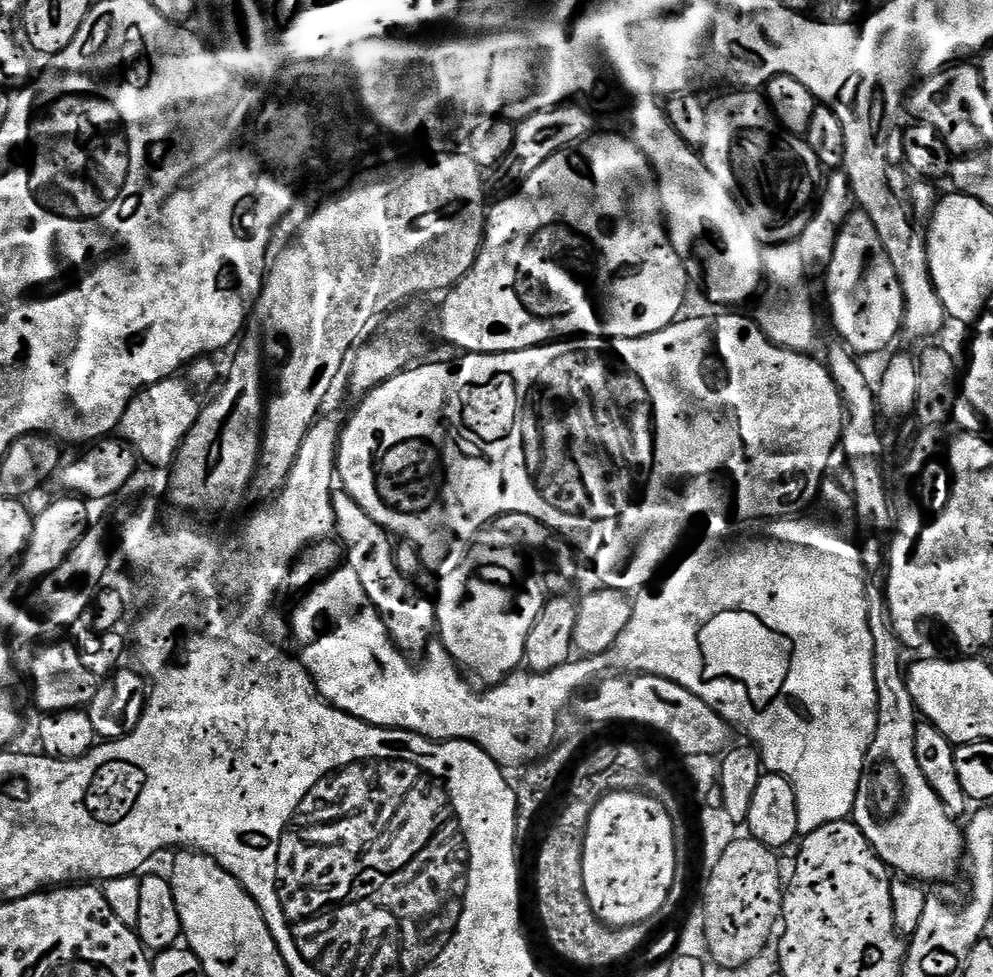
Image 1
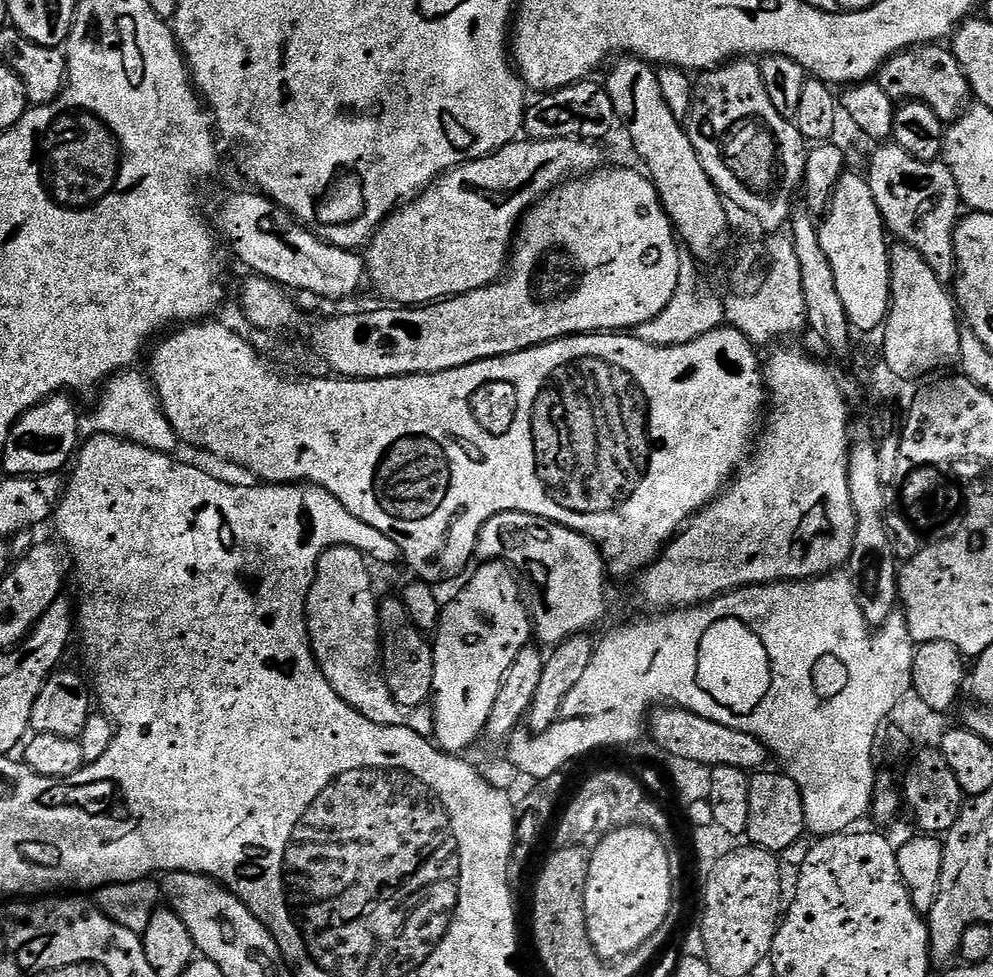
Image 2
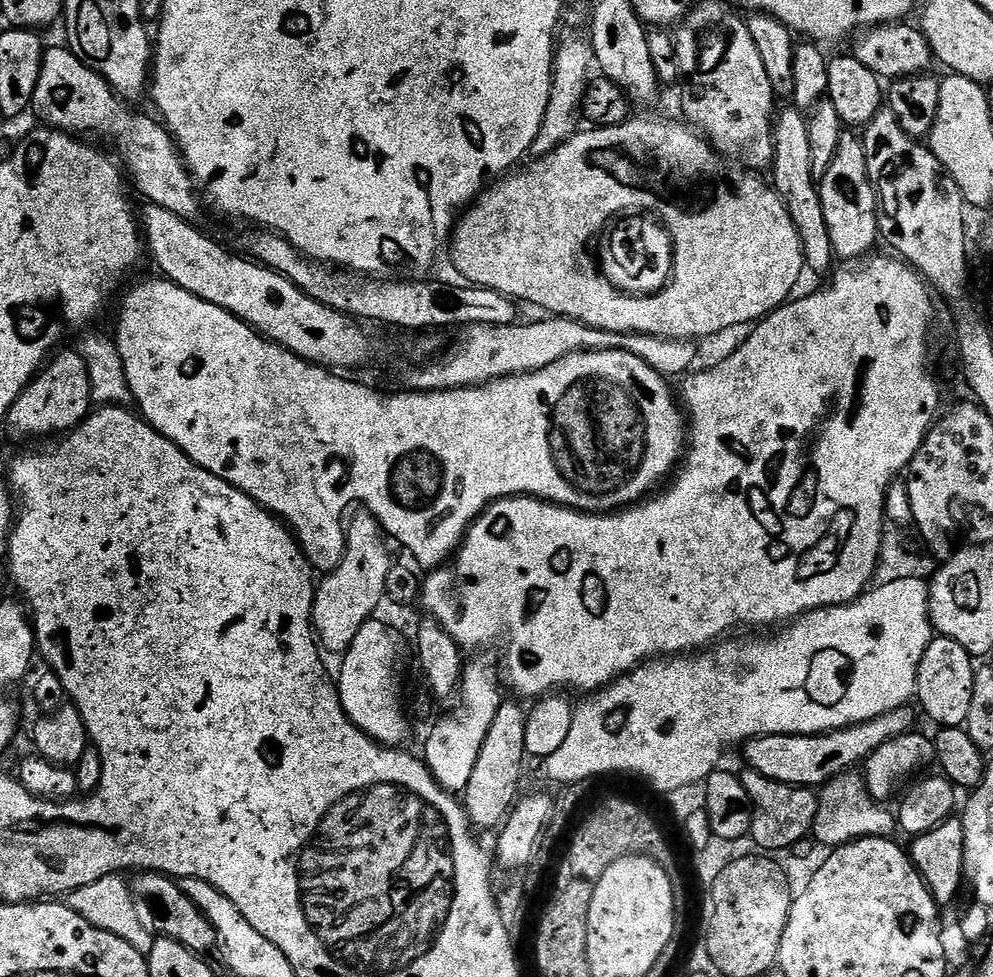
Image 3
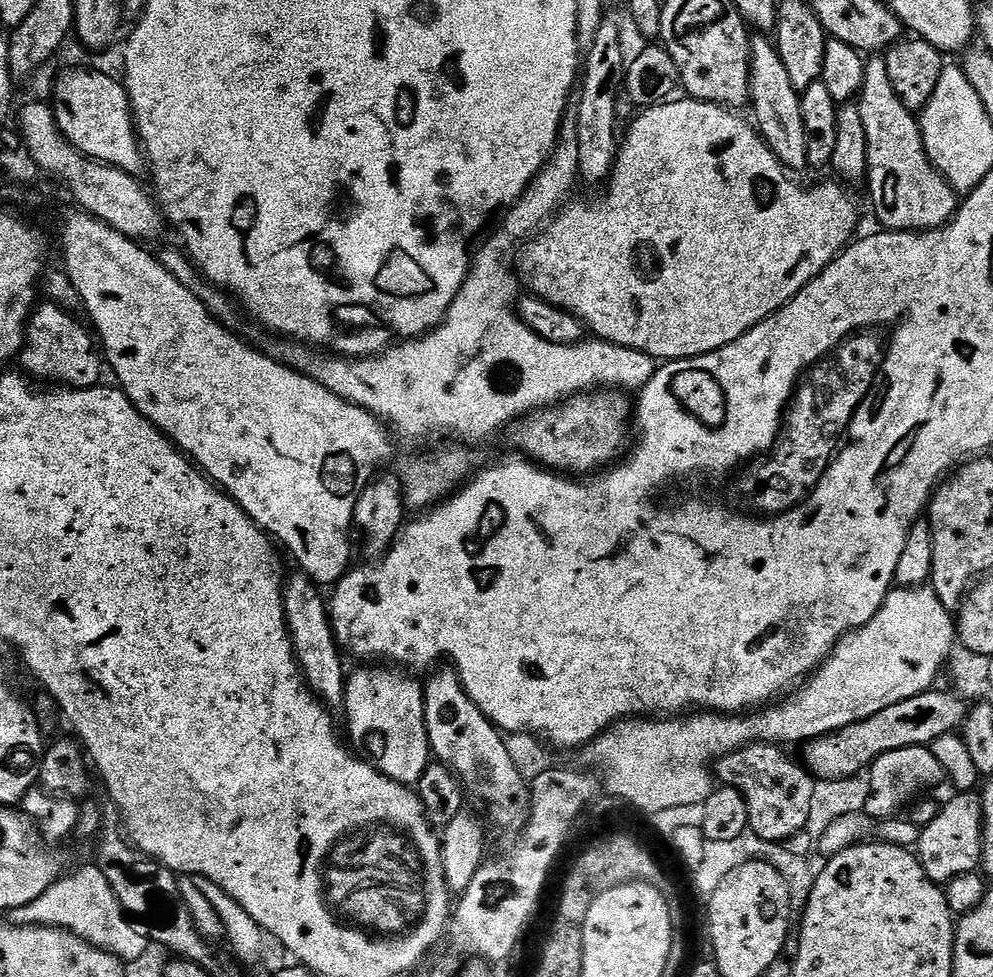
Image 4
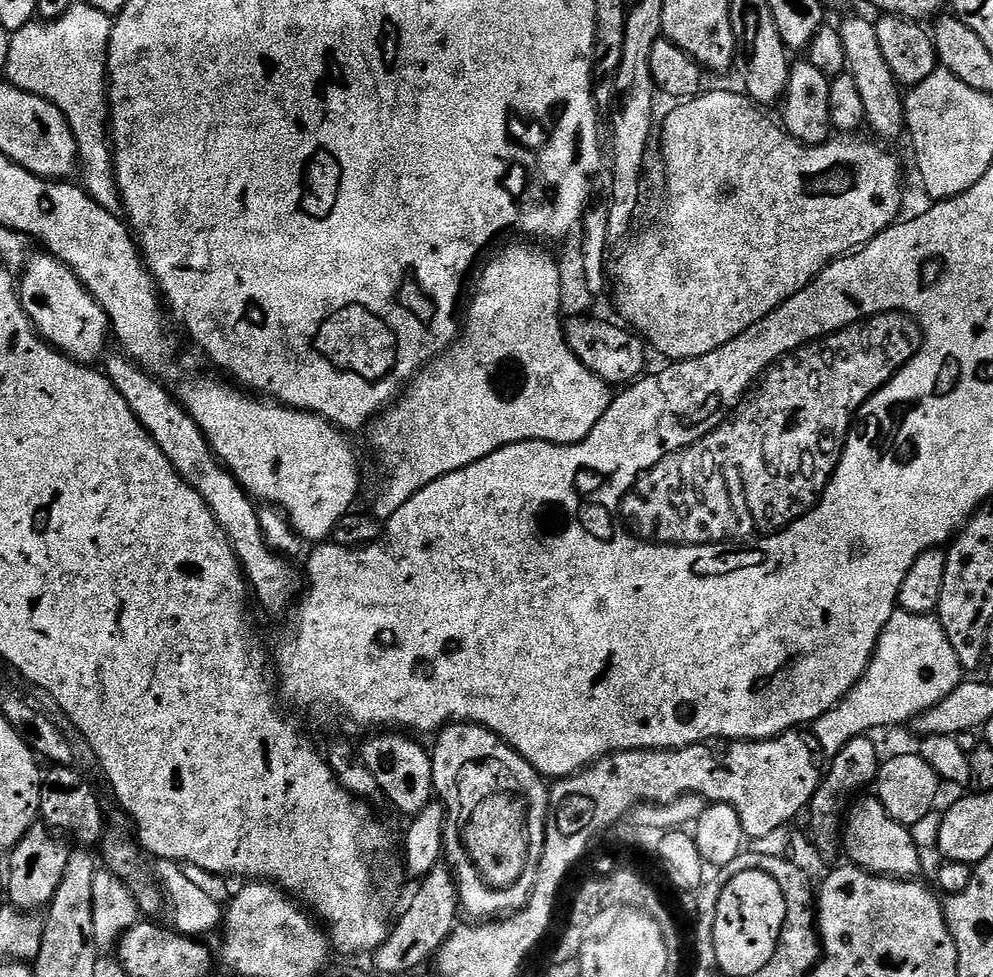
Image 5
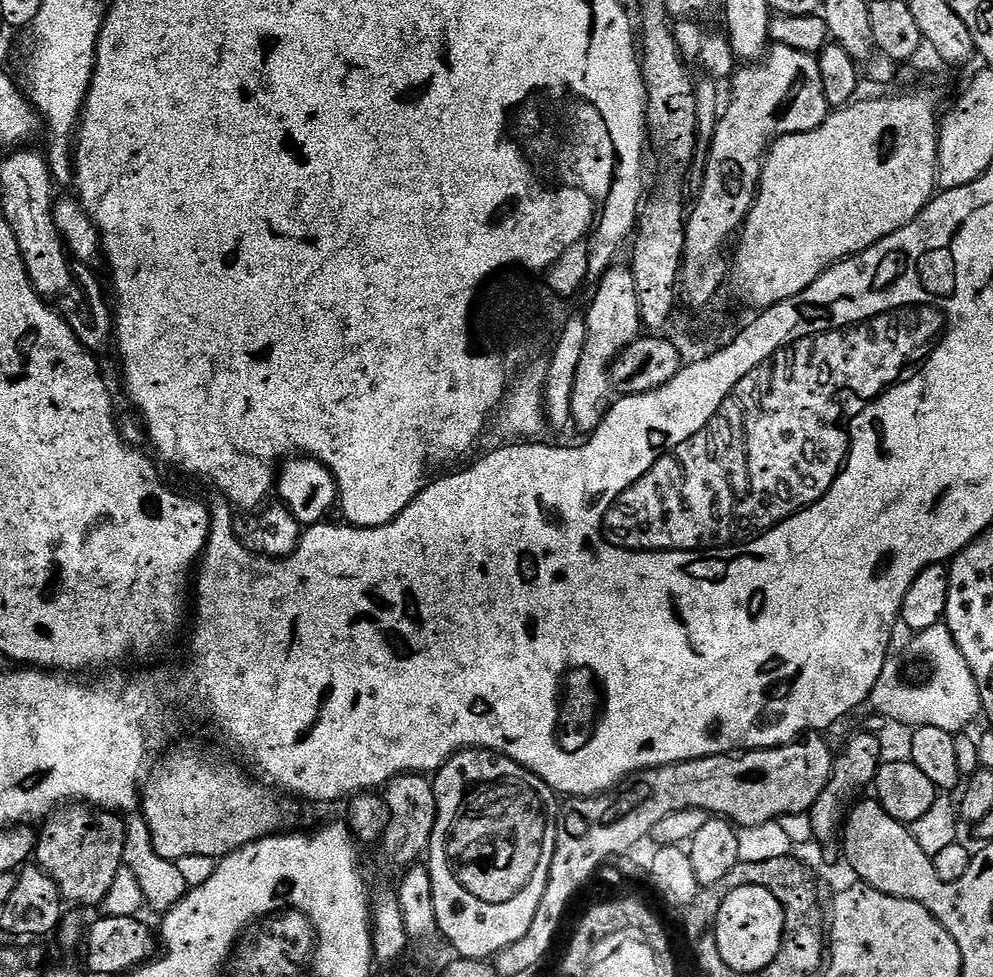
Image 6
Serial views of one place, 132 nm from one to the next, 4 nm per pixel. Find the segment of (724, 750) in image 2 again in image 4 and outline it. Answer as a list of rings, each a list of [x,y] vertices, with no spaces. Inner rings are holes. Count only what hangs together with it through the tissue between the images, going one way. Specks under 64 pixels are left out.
[[[929,690],[906,702],[894,702],[886,710],[878,710],[870,718],[839,728],[829,736],[819,736],[803,745],[802,763],[817,781],[848,779],[864,769],[869,769],[882,754],[910,746],[931,746],[934,738],[956,732],[968,719],[969,705],[960,696],[948,692]]]

